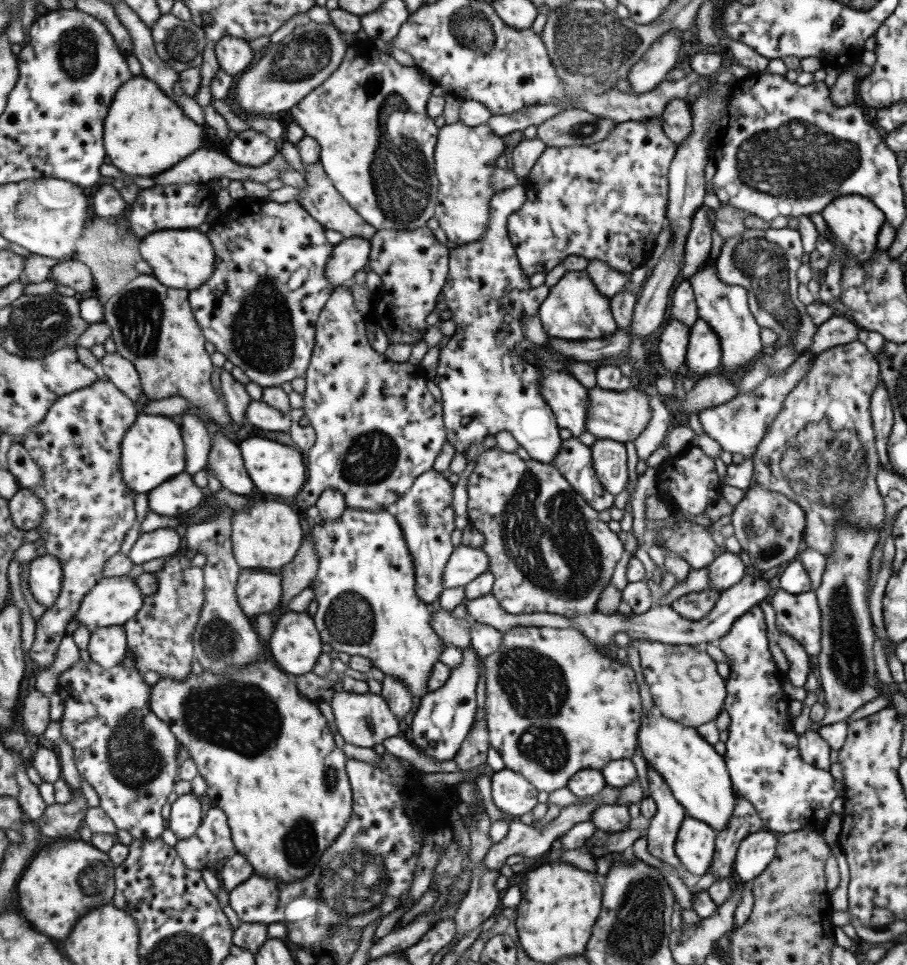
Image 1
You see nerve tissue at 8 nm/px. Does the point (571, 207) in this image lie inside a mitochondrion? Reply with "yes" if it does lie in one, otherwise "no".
no

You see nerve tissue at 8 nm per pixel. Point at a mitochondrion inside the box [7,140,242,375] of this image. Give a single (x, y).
(126, 308)

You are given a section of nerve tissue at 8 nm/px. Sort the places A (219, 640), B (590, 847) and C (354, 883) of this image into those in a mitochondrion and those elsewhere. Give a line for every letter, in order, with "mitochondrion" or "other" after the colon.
A: mitochondrion
B: other
C: mitochondrion

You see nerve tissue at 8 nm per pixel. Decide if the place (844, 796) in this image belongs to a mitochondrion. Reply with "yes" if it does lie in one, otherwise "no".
no

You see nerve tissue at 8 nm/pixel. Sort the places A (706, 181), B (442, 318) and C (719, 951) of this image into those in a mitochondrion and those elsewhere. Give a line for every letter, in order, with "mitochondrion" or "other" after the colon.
A: other
B: other
C: other

